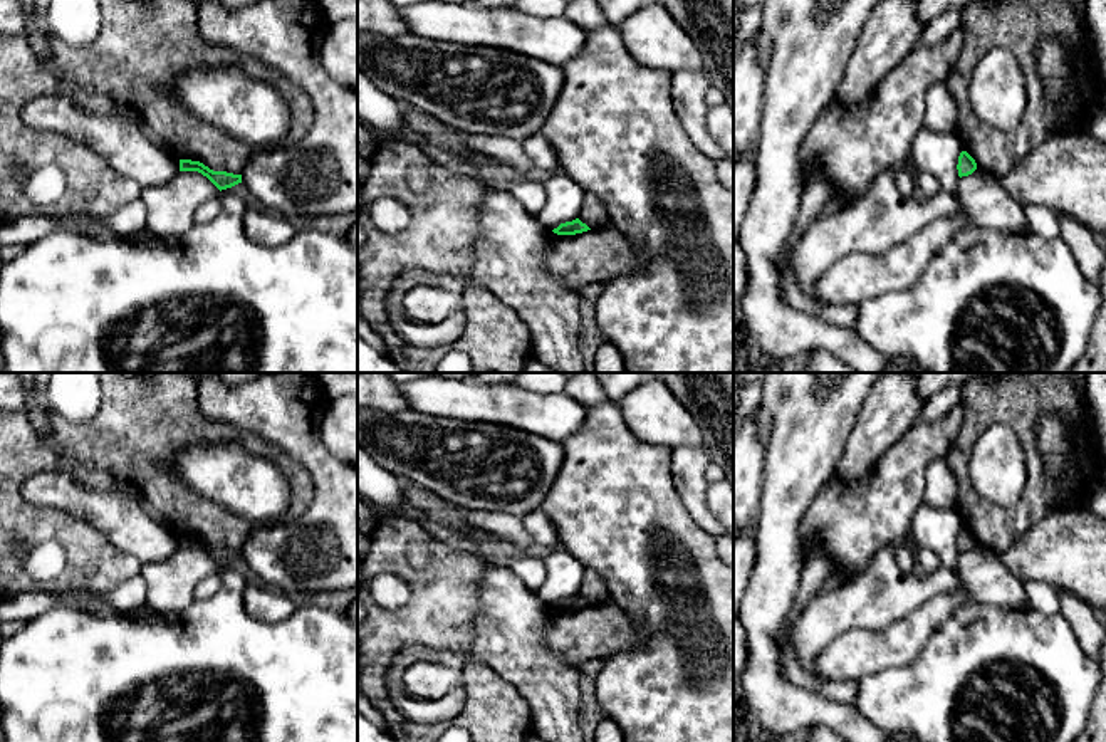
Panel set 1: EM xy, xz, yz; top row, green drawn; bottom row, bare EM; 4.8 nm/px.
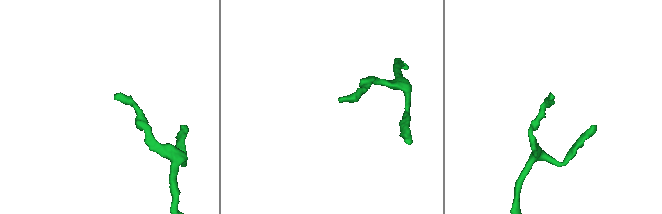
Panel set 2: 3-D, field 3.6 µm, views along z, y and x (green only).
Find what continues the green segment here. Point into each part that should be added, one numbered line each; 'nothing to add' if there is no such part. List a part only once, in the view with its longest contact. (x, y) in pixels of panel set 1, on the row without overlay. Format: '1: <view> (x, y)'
nothing to add

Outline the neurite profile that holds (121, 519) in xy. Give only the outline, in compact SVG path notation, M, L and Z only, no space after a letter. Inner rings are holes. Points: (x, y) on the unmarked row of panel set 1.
M67 472L30 473L20 482L20 494L32 505L60 509L86 520L141 564L166 561L180 547L180 536L154 520L134 497L89 489Z

